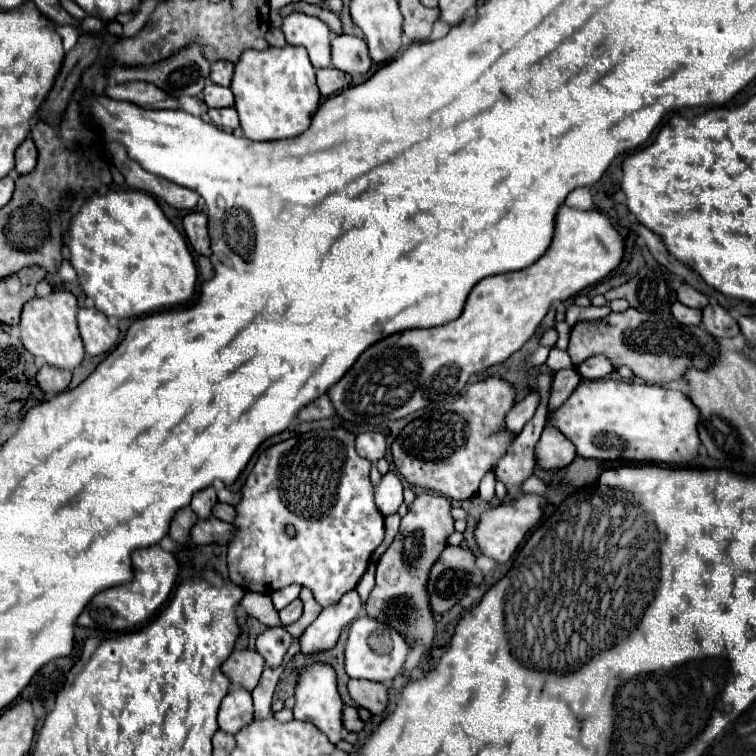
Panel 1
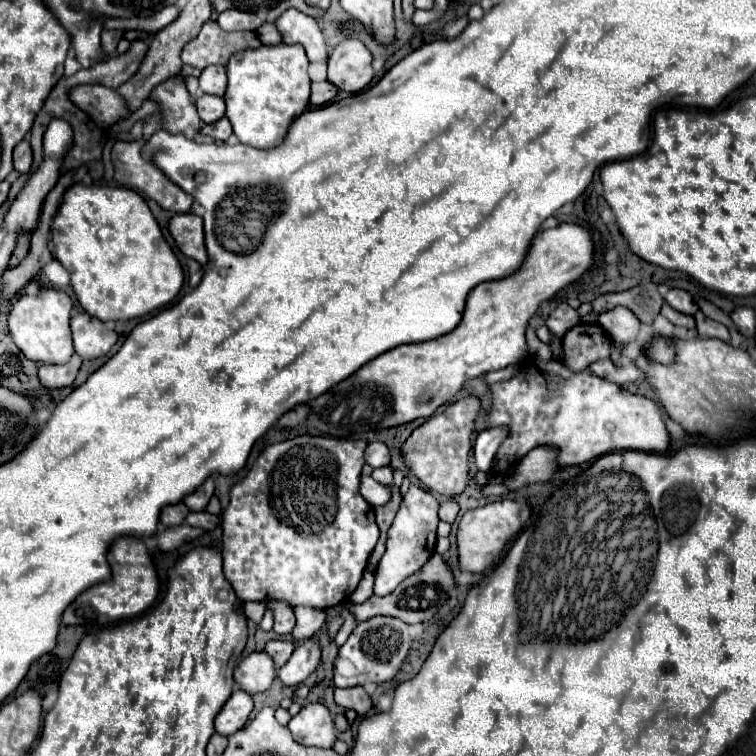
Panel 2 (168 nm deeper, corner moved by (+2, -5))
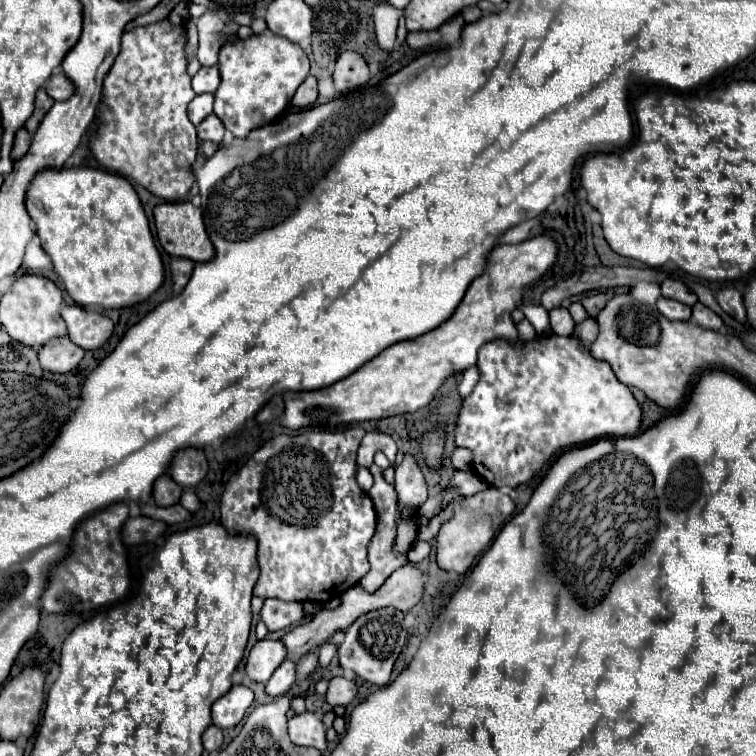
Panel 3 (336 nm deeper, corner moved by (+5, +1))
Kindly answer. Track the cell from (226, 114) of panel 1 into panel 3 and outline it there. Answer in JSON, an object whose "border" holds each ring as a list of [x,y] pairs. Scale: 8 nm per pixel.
{"border":[[[210,114],[206,120],[202,120],[196,126],[196,130],[198,130],[198,138],[200,140],[212,140],[212,142],[218,142],[218,144],[222,142],[224,132],[226,132],[224,124],[220,122],[220,118],[216,114]]]}

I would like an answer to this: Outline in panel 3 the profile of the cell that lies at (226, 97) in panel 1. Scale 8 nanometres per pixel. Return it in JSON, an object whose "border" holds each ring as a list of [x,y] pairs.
{"border":[[[198,94],[188,106],[190,120],[194,124],[200,124],[206,116],[212,114],[212,106],[214,106],[214,94]]]}

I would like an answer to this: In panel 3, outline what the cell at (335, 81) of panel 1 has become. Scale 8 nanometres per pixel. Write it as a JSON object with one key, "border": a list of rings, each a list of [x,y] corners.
{"border":[[[308,76],[304,80],[304,84],[300,84],[300,88],[296,90],[296,96],[292,98],[292,106],[306,108],[306,106],[314,104],[316,98],[318,98],[318,80],[314,76]]]}

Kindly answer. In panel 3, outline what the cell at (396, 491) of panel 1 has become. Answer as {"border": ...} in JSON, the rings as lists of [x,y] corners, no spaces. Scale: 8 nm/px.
{"border":[[[358,468],[358,472],[356,472],[356,482],[358,482],[358,486],[364,490],[364,492],[368,492],[370,488],[372,488],[372,484],[374,484],[374,478],[372,478],[372,474],[370,474],[370,470],[368,468]]]}

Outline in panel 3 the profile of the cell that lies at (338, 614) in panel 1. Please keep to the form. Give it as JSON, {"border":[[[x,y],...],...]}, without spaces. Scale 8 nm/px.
{"border":[[[284,660],[276,672],[272,674],[272,678],[266,684],[266,694],[268,696],[282,696],[284,692],[288,692],[296,682],[296,662],[292,660]]]}

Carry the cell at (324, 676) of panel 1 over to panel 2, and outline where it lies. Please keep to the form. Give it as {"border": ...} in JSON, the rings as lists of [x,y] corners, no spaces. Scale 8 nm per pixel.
{"border":[[[307,704],[297,716],[291,718],[289,730],[295,742],[303,746],[331,748],[337,740],[333,718],[323,704]]]}

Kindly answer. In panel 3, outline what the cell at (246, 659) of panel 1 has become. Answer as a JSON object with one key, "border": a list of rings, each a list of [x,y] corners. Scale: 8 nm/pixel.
{"border":[[[260,640],[250,650],[244,670],[254,682],[268,682],[286,656],[286,648],[280,640]]]}

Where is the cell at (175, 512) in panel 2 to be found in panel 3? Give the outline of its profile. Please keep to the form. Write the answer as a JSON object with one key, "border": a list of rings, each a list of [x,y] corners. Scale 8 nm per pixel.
{"border":[[[162,476],[162,480],[154,484],[152,498],[156,506],[174,506],[180,502],[180,496],[182,496],[182,488],[170,476]]]}

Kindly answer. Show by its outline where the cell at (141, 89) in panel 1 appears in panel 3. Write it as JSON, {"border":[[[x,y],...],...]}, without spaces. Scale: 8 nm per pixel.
{"border":[[[56,68],[50,76],[50,80],[46,82],[46,92],[54,98],[54,100],[68,100],[76,88],[72,86],[72,80],[64,74],[62,68]]]}

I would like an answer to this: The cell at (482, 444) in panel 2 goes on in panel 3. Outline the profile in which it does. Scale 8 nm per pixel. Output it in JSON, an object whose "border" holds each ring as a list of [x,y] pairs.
{"border":[[[456,448],[452,452],[452,466],[458,470],[470,470],[472,468],[472,452],[468,448]]]}

